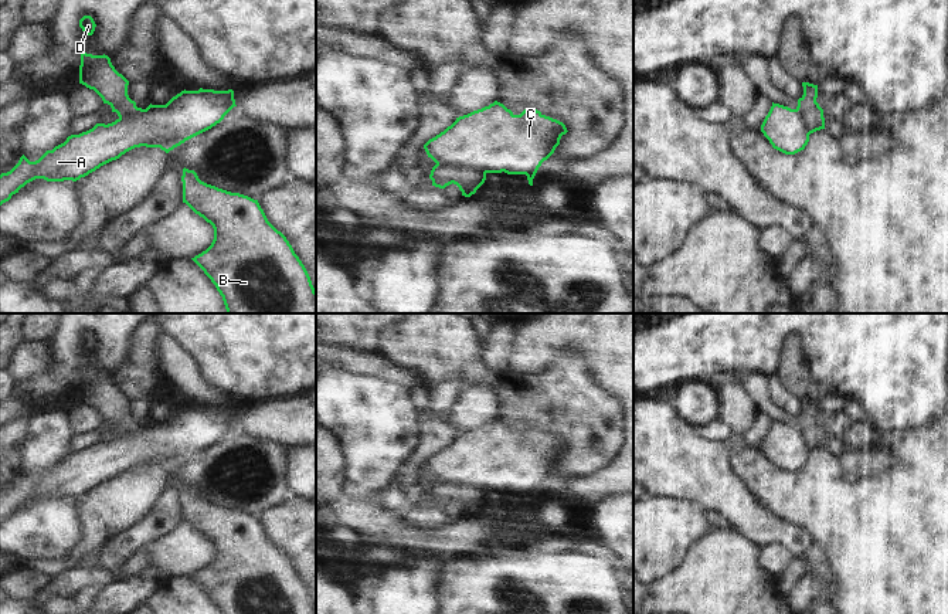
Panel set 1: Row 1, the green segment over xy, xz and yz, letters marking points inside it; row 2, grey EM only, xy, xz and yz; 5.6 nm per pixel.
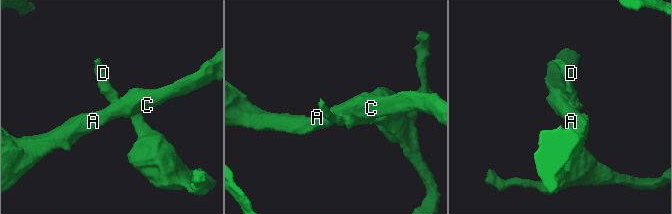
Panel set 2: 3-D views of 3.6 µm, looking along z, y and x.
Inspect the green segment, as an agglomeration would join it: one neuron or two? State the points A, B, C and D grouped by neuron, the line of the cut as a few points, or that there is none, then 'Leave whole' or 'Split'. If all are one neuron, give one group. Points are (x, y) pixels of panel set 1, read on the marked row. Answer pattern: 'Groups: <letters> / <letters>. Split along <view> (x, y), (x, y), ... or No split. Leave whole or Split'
Groups: A C / B D. Split along xz (437, 162), (476, 168), (485, 173). Split.

